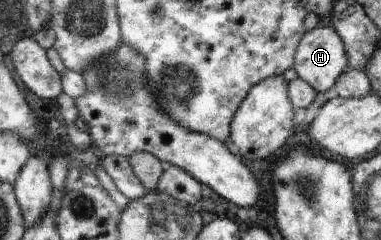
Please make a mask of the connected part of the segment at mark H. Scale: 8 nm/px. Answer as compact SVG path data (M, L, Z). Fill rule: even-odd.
M319 24L312 30L305 31L298 41L293 56L293 69L296 76L306 82L314 92L326 92L348 64L340 37L328 24Z

